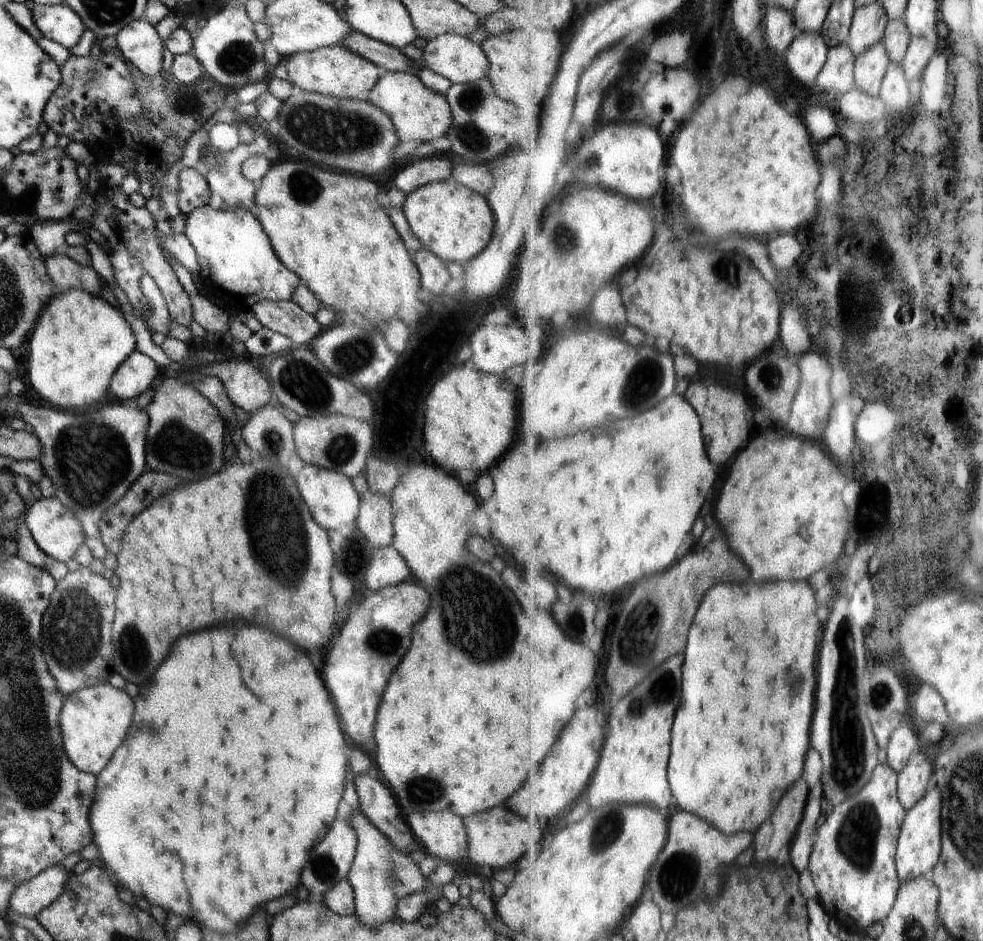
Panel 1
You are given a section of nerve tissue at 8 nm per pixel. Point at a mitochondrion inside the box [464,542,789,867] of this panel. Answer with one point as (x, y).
(636, 643)

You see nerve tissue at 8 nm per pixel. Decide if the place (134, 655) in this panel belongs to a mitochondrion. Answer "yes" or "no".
yes

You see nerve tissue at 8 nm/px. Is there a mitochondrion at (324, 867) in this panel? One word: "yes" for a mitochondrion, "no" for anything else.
yes

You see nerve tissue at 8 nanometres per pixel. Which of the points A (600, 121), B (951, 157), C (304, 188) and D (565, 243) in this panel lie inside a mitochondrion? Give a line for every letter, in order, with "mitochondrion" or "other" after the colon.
A: other
B: other
C: mitochondrion
D: mitochondrion

